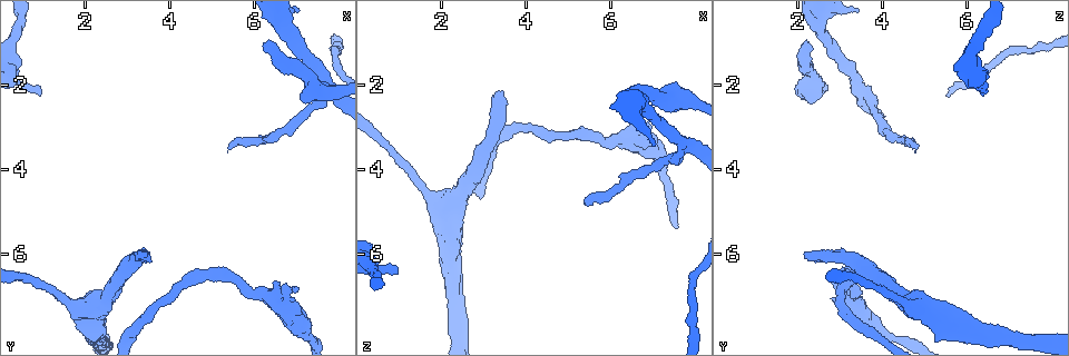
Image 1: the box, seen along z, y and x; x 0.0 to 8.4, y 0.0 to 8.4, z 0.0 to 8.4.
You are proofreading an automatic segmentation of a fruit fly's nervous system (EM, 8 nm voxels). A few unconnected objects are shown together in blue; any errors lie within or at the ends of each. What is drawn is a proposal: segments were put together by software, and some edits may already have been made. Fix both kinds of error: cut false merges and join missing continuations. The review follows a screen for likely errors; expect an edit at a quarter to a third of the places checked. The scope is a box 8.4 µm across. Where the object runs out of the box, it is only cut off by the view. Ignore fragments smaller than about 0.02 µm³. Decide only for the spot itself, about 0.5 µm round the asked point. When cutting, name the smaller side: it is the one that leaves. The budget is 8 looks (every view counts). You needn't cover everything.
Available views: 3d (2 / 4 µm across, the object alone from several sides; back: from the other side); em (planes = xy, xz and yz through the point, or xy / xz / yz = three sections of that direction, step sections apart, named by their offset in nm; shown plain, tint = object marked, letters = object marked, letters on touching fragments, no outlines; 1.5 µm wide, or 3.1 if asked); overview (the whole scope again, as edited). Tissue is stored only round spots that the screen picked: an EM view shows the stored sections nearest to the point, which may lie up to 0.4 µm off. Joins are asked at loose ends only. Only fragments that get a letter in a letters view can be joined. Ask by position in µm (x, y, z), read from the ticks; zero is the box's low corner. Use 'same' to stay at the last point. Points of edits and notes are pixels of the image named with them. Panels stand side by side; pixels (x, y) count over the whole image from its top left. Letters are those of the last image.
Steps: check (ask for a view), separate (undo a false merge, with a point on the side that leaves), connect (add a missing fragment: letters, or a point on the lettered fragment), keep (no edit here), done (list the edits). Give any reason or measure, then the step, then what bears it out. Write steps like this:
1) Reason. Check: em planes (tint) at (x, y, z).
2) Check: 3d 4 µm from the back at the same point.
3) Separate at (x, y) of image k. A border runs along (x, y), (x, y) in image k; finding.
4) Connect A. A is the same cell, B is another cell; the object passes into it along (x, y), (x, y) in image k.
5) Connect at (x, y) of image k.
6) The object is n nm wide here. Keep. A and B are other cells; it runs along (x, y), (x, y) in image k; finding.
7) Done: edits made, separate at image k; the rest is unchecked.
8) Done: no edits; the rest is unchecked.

End of a long branch. Check: 3d 2 µm at (5.35, 3.55, 4.75).

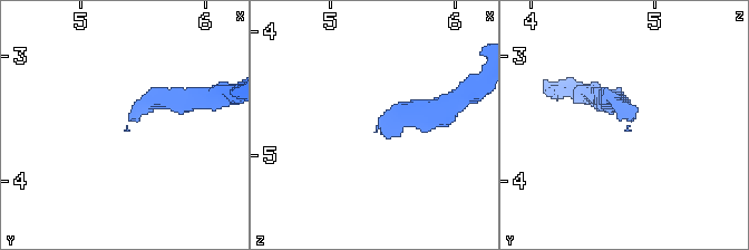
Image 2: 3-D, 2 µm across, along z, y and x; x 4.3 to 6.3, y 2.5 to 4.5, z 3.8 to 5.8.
Check: em xz step 4 (tint) at (5.36, 3.58, 4.78).

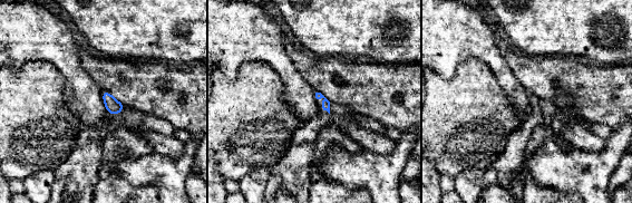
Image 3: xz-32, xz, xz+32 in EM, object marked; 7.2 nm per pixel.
See the neighbours. Check: em xz step 4 (letters) at the same point.

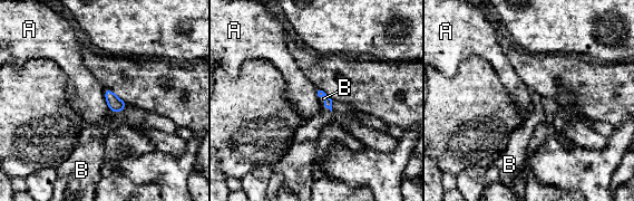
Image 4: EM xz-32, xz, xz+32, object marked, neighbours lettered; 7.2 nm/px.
Connect B. B is the same cell, A is another cell; the object passes into it along (115, 104), (113, 112), (90, 135) in image 4; the cell continues.

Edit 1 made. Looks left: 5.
Check: overview.

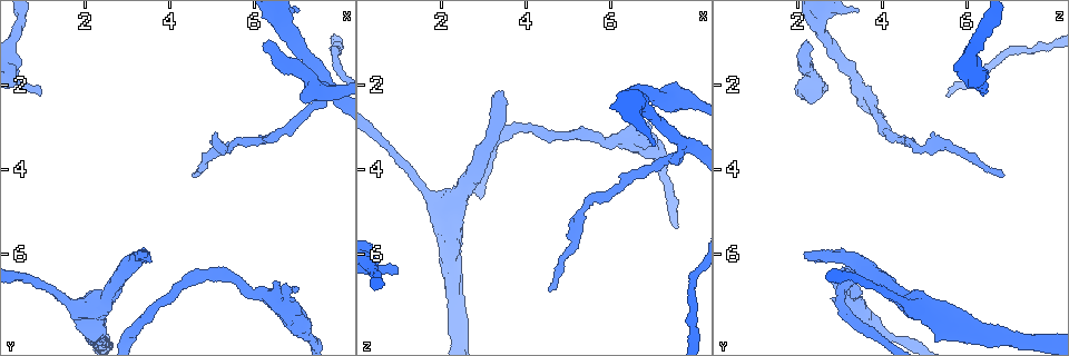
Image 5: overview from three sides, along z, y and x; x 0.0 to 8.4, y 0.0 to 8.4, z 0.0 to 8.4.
An open end. Check: 3d 2 µm at (6.25, 1.15, 2.35).

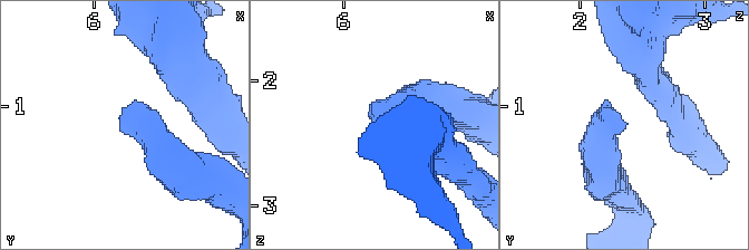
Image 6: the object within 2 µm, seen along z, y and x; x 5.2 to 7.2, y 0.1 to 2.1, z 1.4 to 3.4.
Shape alone is not enough. Check: em xz step 4 (letters) at (6.20, 1.18, 2.32).

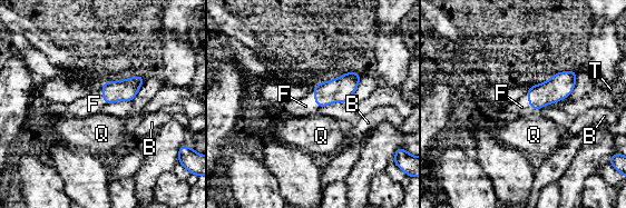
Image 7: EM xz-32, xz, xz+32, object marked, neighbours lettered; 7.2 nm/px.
Cut it another way. Check: em planes (letters) at the same point.

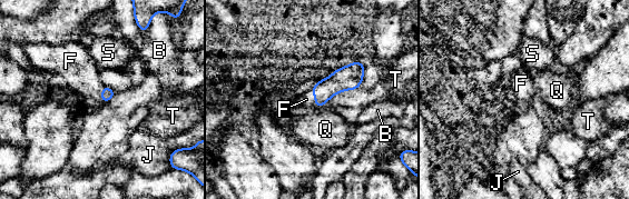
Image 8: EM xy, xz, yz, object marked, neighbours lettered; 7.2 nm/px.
Connect F. F is the same cell, B, J, Q, S and T are other cells; the object passes into it along (342, 79), (314, 97), (306, 99) in image 8; it goes on there.

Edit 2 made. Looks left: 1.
Done: edits made, connect at image 4, connect at image 8; the rest is unchecked.

